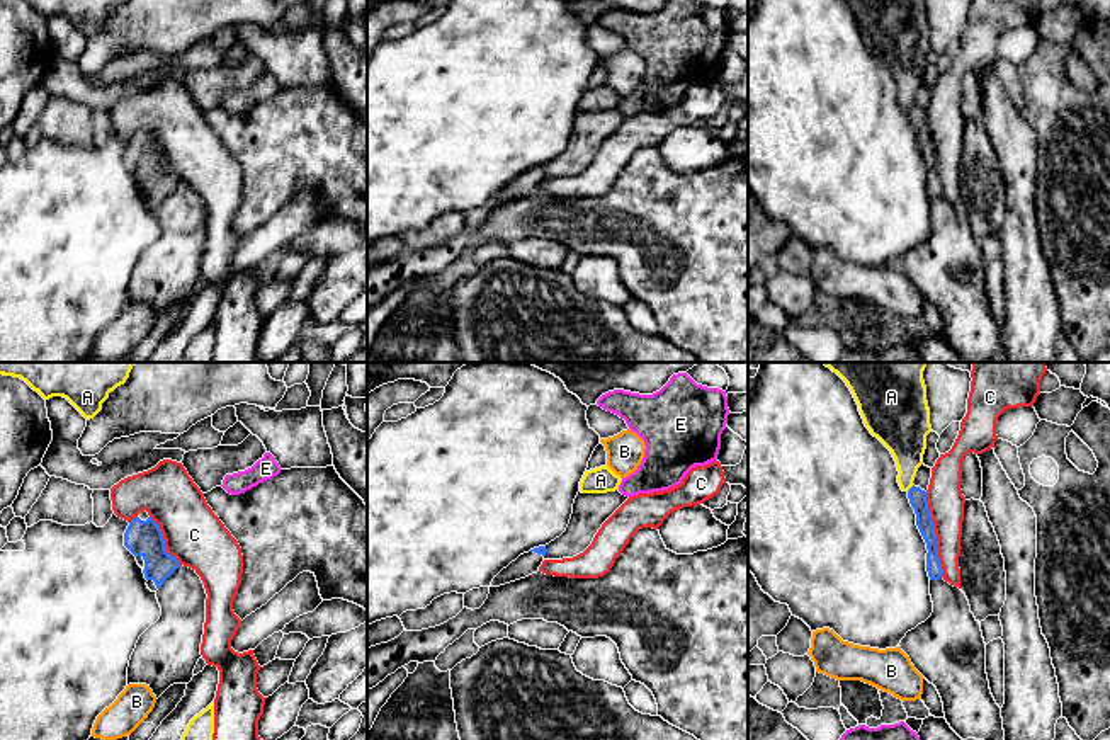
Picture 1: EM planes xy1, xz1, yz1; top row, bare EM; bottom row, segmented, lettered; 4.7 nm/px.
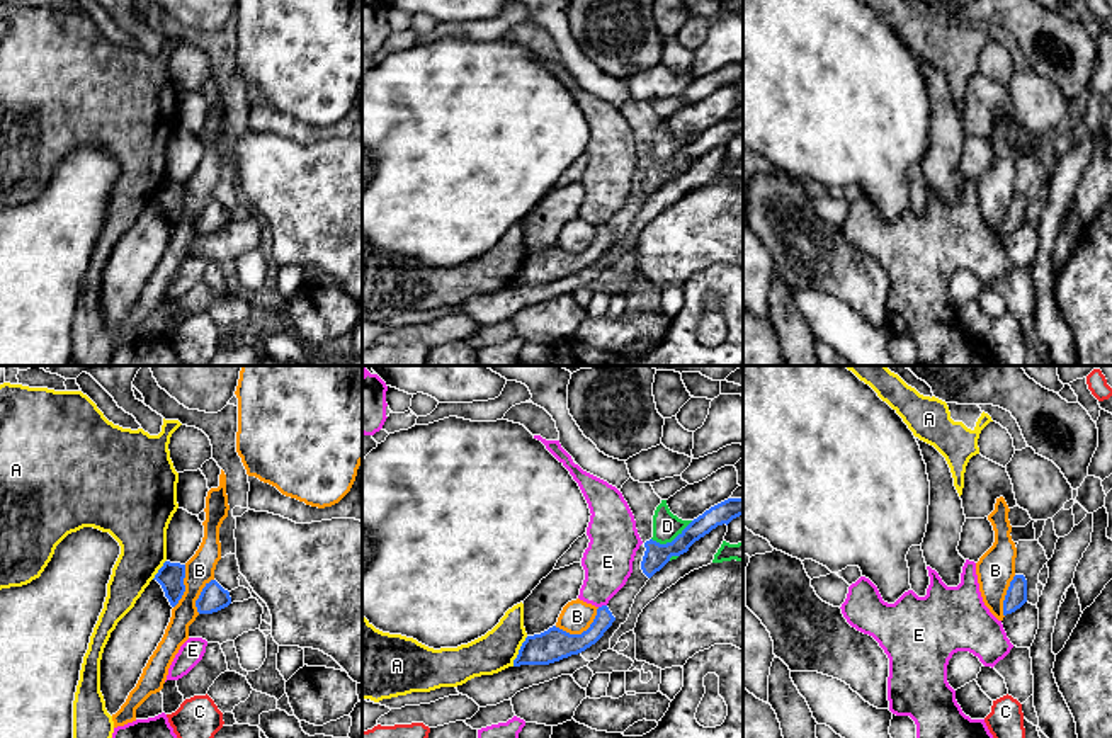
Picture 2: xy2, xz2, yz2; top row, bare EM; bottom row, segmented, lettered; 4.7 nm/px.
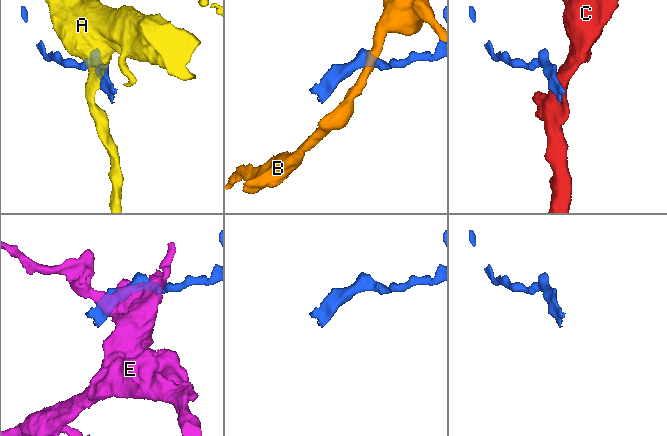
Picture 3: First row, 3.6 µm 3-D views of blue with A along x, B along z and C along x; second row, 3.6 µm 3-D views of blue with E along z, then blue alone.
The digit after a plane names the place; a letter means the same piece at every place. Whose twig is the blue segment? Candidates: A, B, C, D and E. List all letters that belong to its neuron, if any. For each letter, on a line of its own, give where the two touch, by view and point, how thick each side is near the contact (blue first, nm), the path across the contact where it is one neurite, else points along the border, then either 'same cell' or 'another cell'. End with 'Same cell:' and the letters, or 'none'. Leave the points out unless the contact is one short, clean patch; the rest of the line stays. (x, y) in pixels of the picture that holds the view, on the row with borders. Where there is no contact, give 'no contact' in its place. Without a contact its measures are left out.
A: xz2 (519, 652) | 160/190 nm | another cell
B: xz2 (582, 633) | 160/150 nm | along xz2 (599, 607), (594, 621), (580, 633), (567, 633), (555, 626) | another cell
C: yz1 (934, 535) | 80/170 nm | another cell
D: xz2 (674, 539) | 120/130 nm | another cell
E: xz2 (602, 606) | 110/240 nm | another cell
Same cell: none

